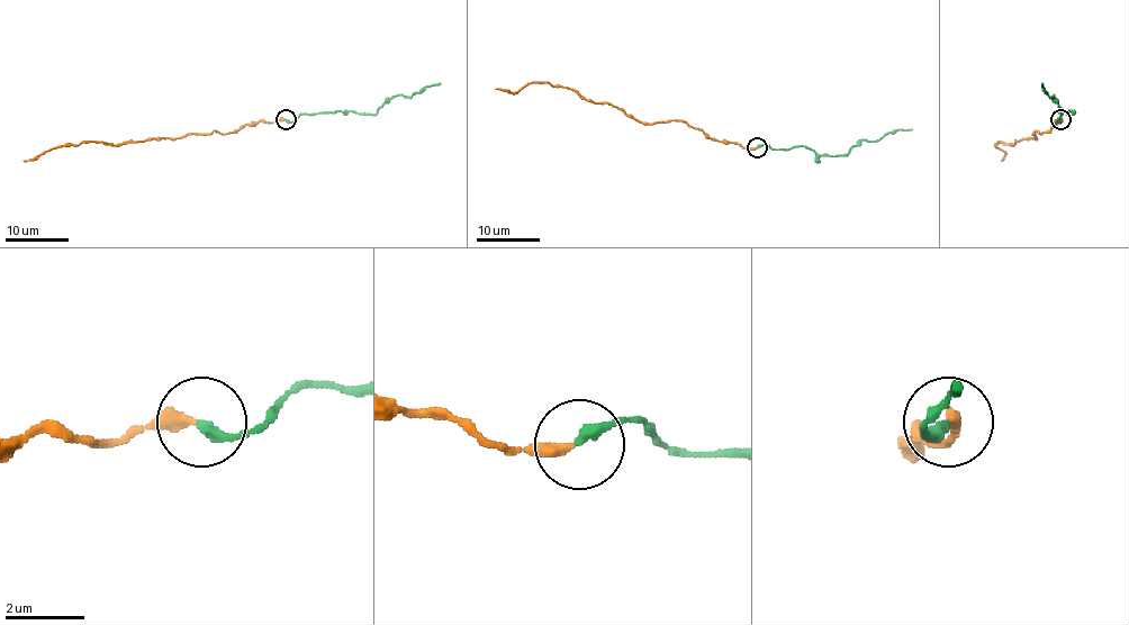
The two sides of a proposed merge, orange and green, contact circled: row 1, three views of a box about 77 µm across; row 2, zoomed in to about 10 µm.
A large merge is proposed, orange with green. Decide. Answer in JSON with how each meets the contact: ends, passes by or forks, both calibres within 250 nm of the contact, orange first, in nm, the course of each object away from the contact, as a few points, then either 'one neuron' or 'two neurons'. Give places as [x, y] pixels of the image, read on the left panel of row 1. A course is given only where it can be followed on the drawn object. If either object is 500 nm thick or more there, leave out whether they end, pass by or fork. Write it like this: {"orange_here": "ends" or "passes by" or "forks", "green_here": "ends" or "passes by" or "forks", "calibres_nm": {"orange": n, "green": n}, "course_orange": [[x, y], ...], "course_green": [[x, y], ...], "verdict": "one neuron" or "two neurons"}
{"orange_here": "ends", "green_here": "ends", "calibres_nm": {"orange": 320, "green": 280}, "course_orange": [[286, 119], [259, 121], [228, 134], [215, 130], [110, 145], [98, 142], [60, 145], [24, 161]], "course_green": [[286, 119], [294, 121], [303, 114], [373, 114], [390, 98], [408, 96], [440, 83]], "verdict": "one neuron"}

